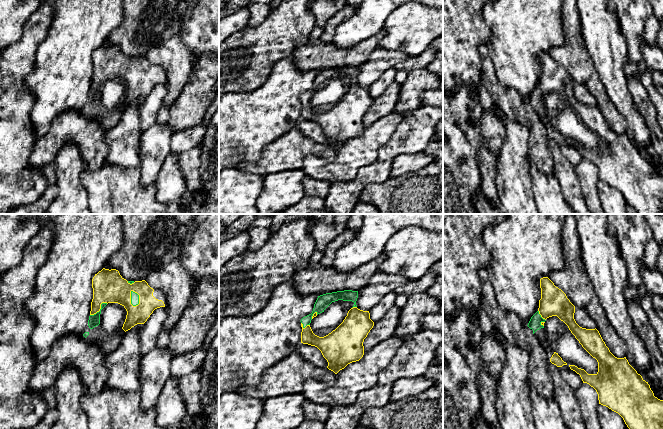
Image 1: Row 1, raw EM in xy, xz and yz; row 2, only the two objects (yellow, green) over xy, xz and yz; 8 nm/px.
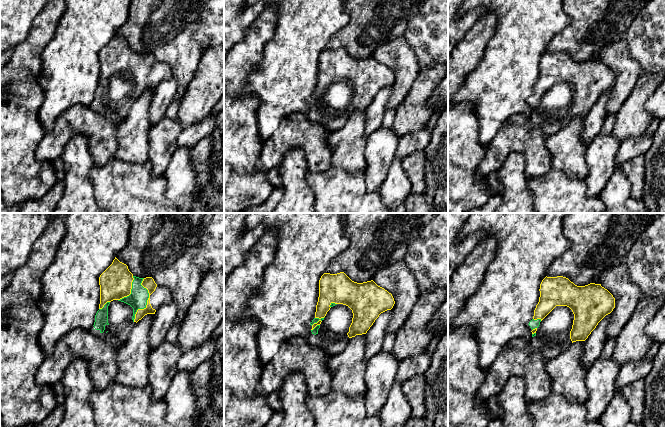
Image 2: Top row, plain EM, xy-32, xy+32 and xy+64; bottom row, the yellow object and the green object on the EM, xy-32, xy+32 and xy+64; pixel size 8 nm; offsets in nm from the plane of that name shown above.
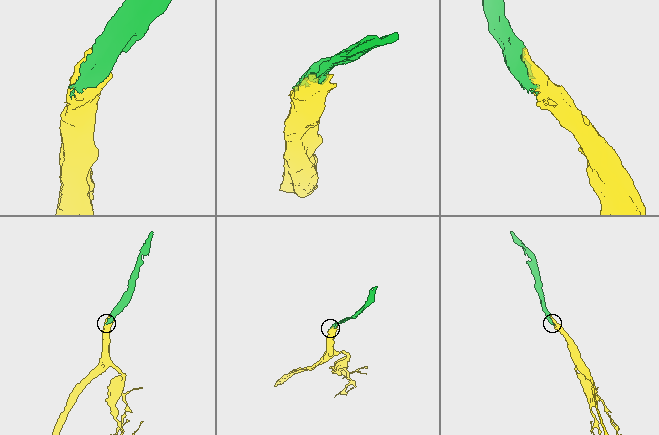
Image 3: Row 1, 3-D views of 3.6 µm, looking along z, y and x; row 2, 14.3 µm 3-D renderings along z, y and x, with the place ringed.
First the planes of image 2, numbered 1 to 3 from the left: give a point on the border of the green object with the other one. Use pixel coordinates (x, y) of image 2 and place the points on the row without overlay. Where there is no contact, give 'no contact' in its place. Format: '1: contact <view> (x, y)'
1: contact xy-32 (147, 78)
2: contact xy+32 (316, 99)
3: contact xy+64 (537, 94)

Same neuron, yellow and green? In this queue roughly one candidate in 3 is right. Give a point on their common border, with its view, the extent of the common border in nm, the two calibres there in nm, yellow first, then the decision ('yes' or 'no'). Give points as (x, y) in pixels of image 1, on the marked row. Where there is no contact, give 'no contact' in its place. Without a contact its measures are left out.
meets yellow in xy at (130, 299); contact 140 nm long; 260 nm thick on the yellow side, 60 nm on the other; yes

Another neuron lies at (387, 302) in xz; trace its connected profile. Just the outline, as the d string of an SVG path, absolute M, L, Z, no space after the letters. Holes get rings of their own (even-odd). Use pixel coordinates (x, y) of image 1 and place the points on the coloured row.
M394 292L387 294L369 310L370 319L374 323L382 319L384 315L394 307L396 296Z

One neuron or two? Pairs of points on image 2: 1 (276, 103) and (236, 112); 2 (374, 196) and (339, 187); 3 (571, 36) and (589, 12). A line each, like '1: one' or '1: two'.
1: two
2: one
3: one

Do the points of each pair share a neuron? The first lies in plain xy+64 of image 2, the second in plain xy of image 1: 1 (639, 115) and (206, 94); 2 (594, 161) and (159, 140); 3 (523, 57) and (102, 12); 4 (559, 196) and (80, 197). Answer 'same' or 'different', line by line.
1: same
2: same
3: same
4: different

